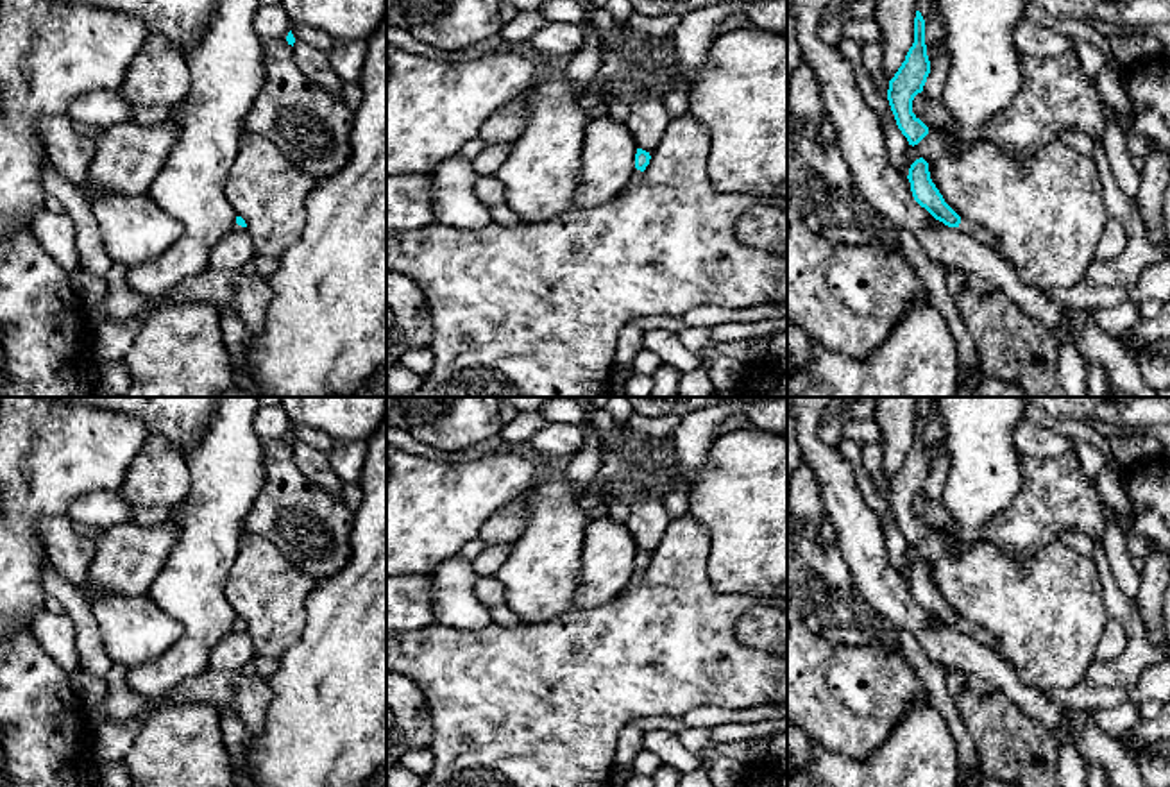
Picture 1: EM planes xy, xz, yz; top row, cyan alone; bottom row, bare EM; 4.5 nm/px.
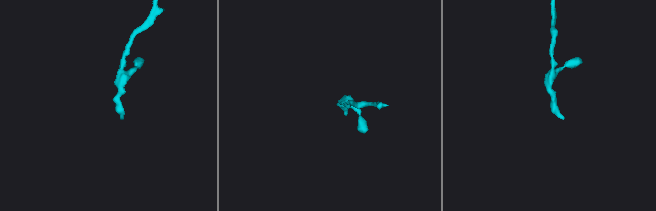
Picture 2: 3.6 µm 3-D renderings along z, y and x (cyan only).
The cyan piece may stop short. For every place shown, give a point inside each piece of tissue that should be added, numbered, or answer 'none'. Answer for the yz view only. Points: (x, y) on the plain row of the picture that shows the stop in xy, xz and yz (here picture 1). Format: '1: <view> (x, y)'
1: yz (966, 626)

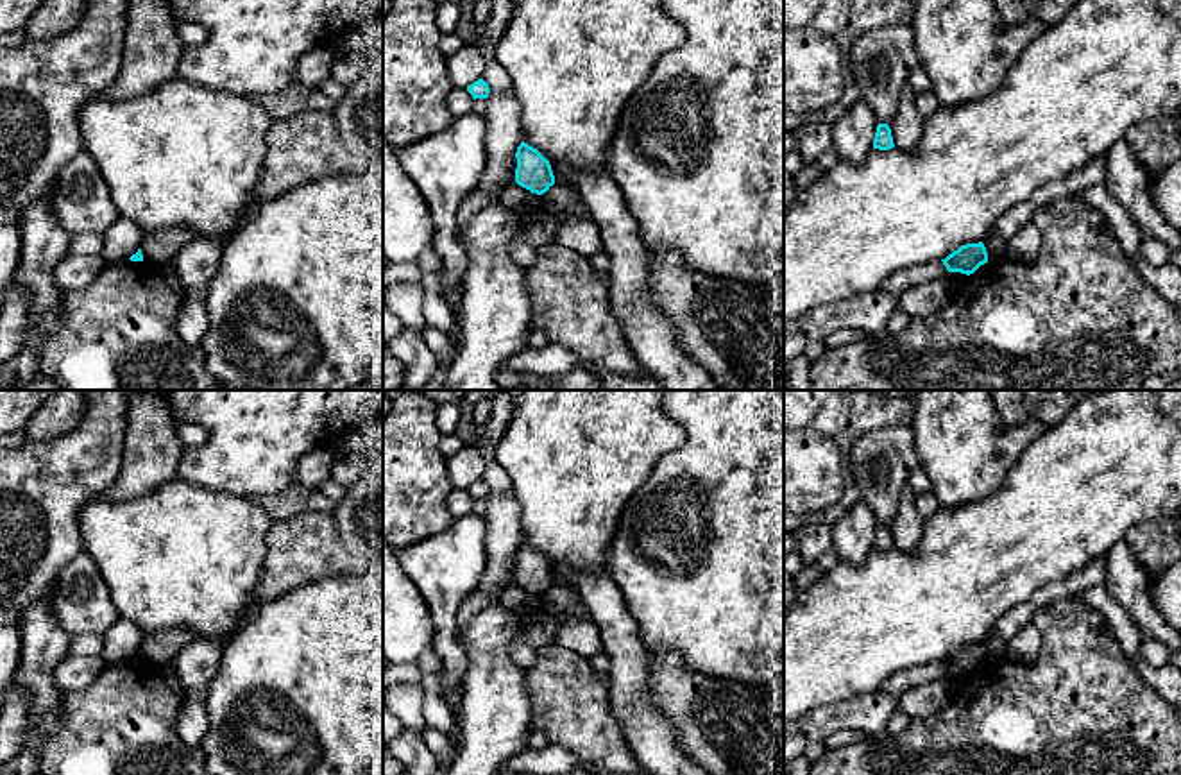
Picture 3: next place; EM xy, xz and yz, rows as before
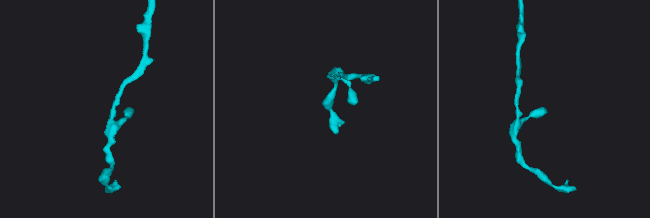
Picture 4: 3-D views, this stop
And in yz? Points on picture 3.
none

